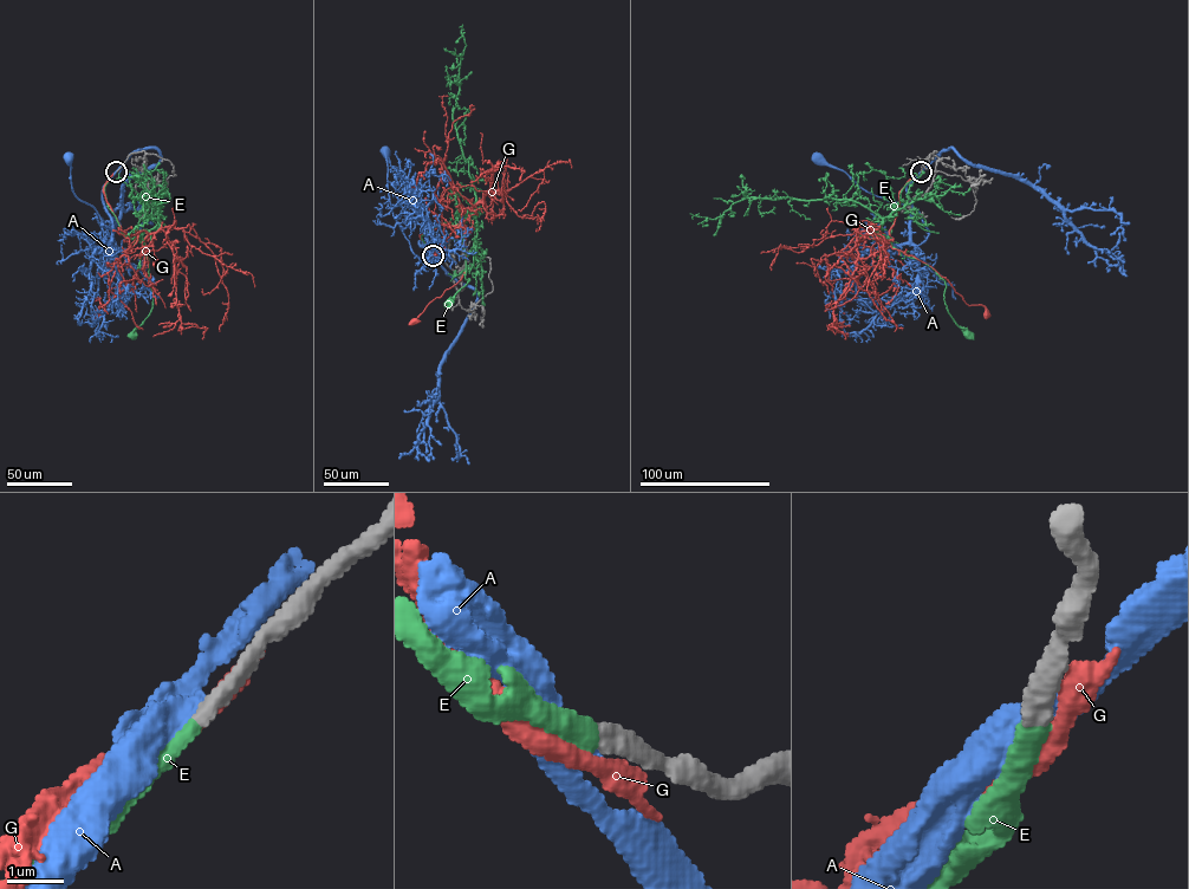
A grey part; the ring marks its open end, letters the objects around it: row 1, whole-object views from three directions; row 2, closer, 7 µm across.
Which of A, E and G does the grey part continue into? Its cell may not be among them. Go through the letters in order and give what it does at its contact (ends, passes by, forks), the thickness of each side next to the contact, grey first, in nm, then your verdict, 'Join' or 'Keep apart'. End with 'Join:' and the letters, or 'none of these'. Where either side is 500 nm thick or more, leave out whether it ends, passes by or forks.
A: It passes by. Thickness 400 nm (grey) against 400 nm. Keep apart
E: It ends there. Thickness 360 nm (grey) against 360 nm. Join
G: It ends there. Thickness 480 nm (grey) against 460 nm. Keep apart
Join: E

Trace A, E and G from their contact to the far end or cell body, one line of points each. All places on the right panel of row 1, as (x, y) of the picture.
A: (921, 172), (907, 187), (910, 240), (916, 245), (929, 231), (916, 209), (869, 193), (817, 157)
E: (921, 172), (901, 193), (888, 237), (890, 238), (877, 235), (930, 266), (944, 281), (947, 309), (967, 333)
G: (921, 170), (900, 193), (888, 242), (892, 248), (931, 266), (968, 305), (982, 305), (986, 313)

